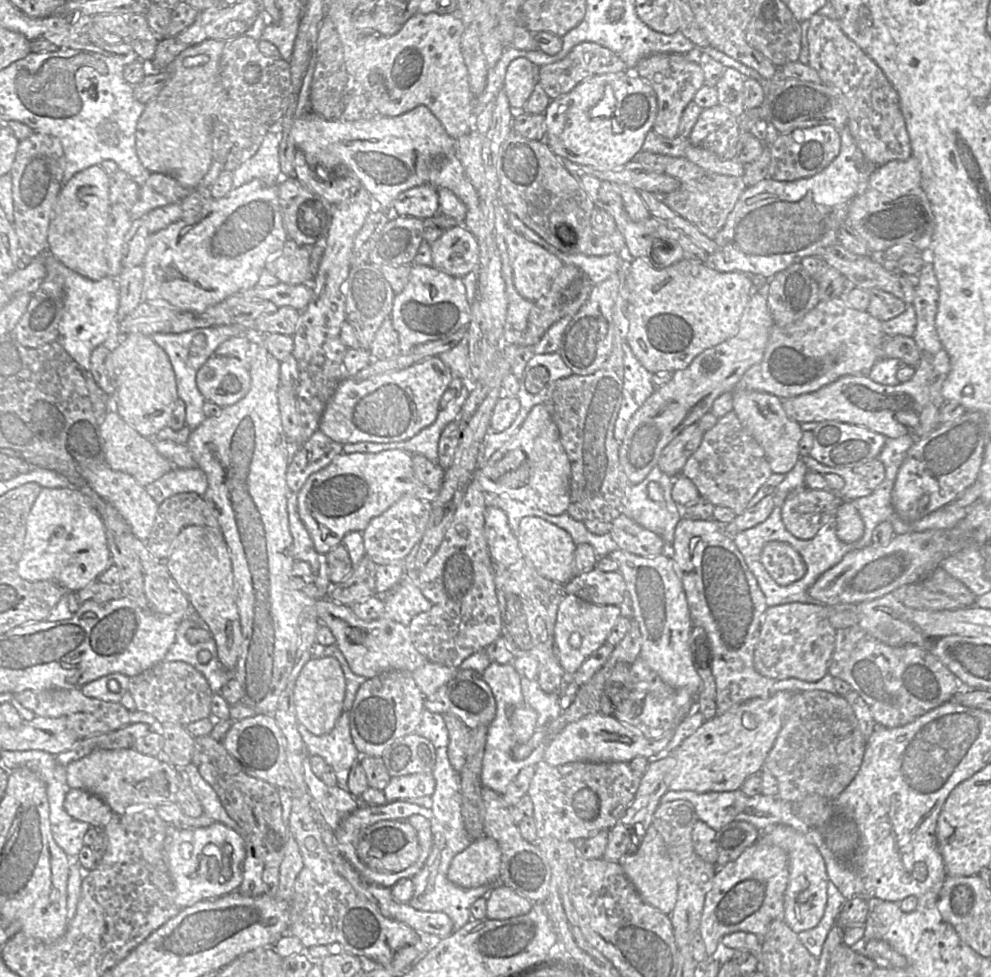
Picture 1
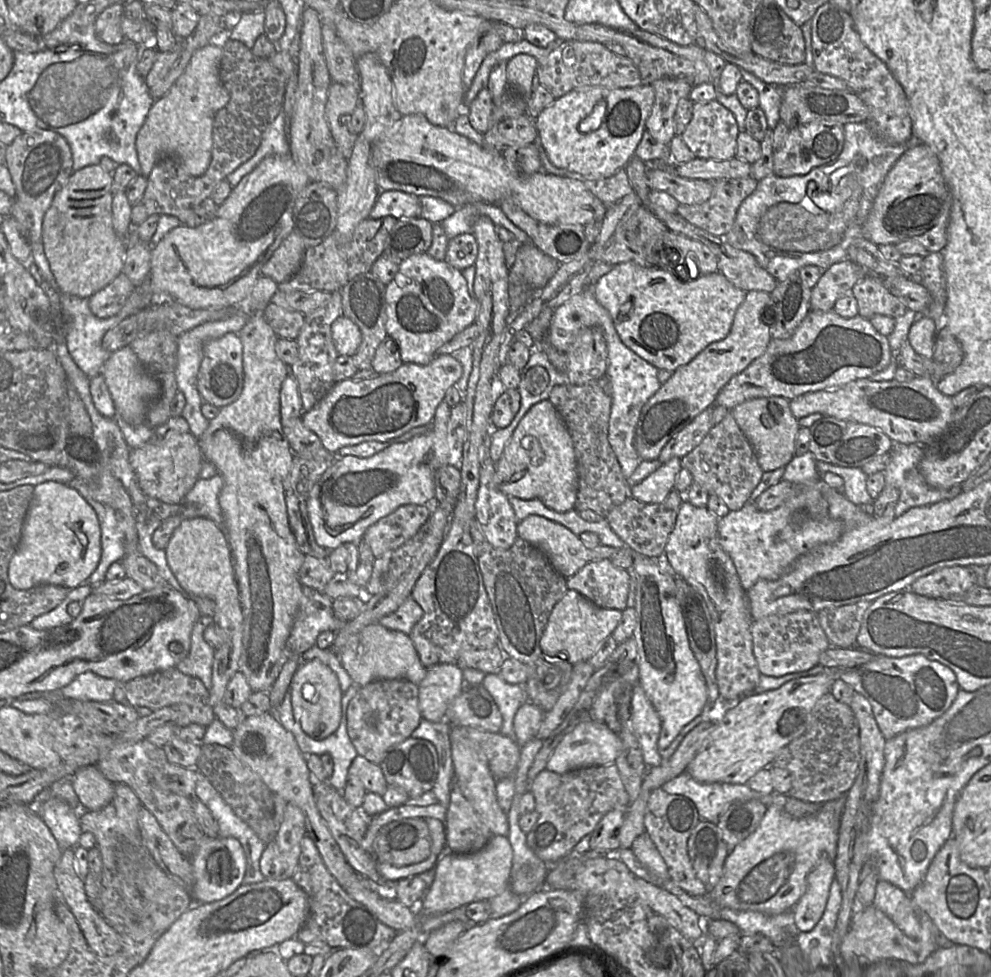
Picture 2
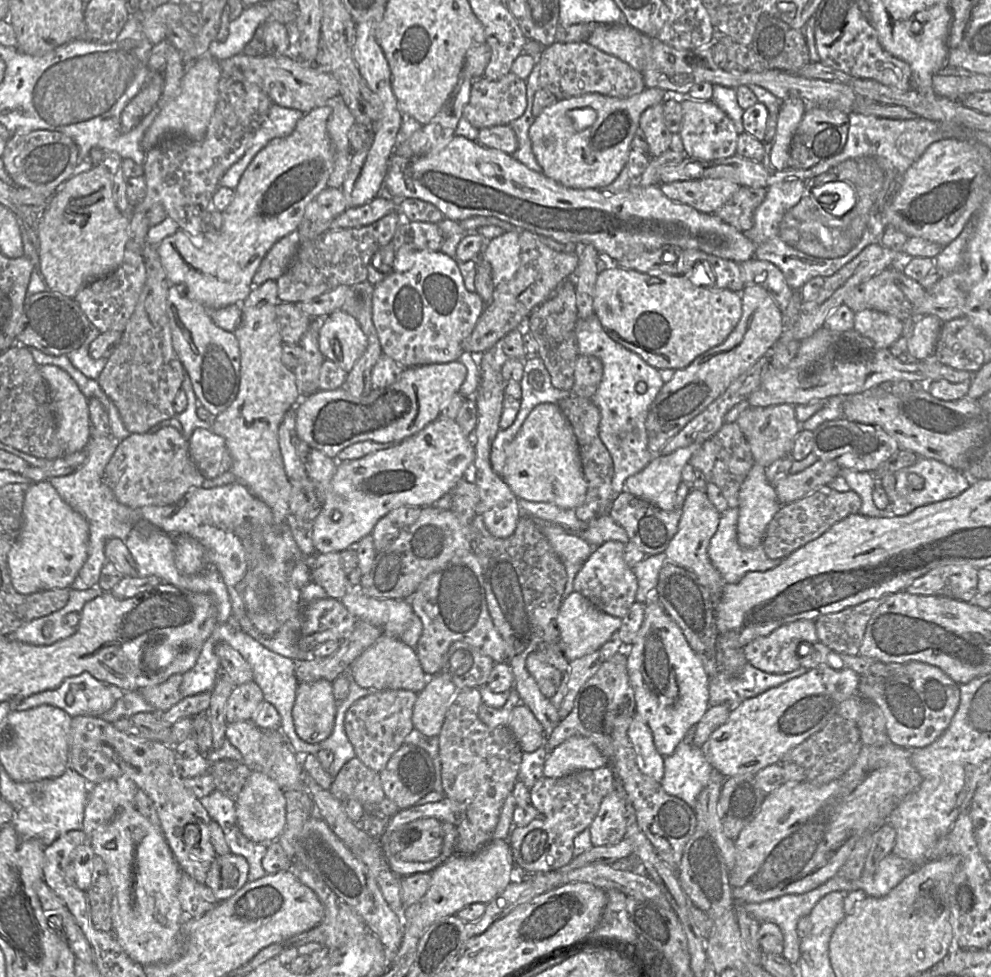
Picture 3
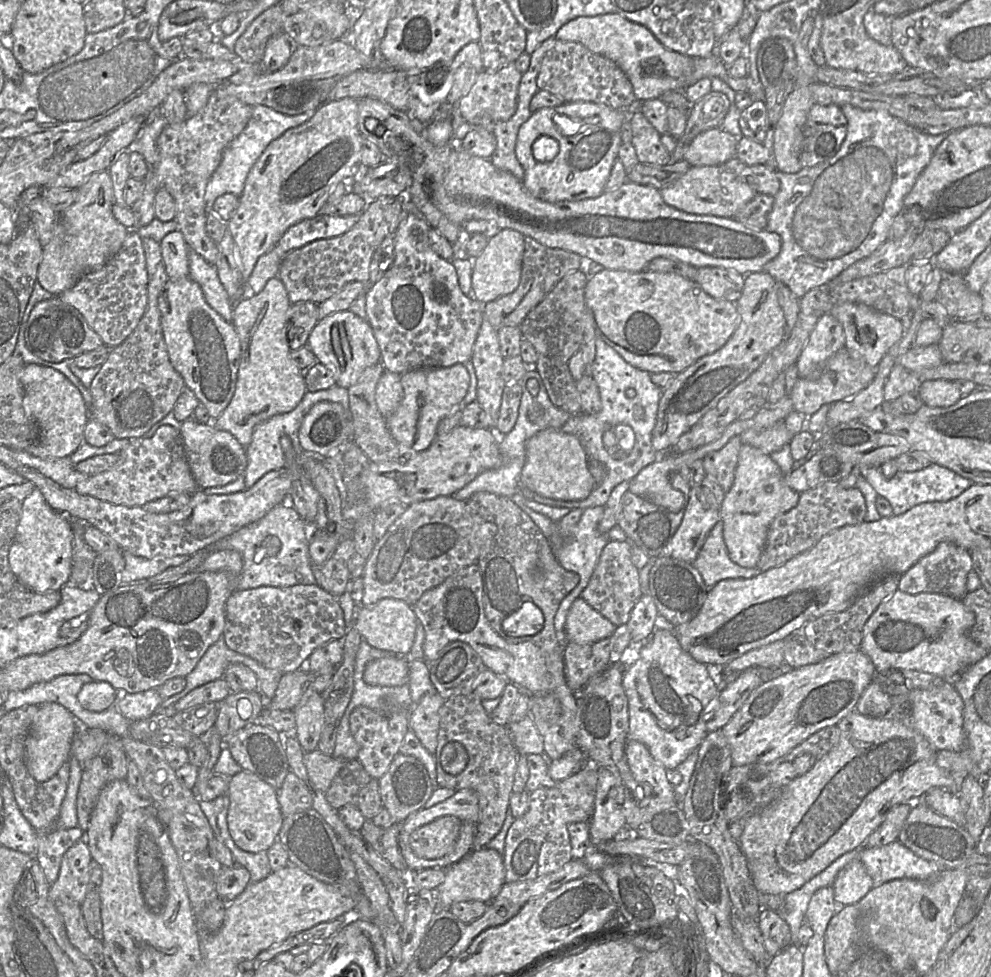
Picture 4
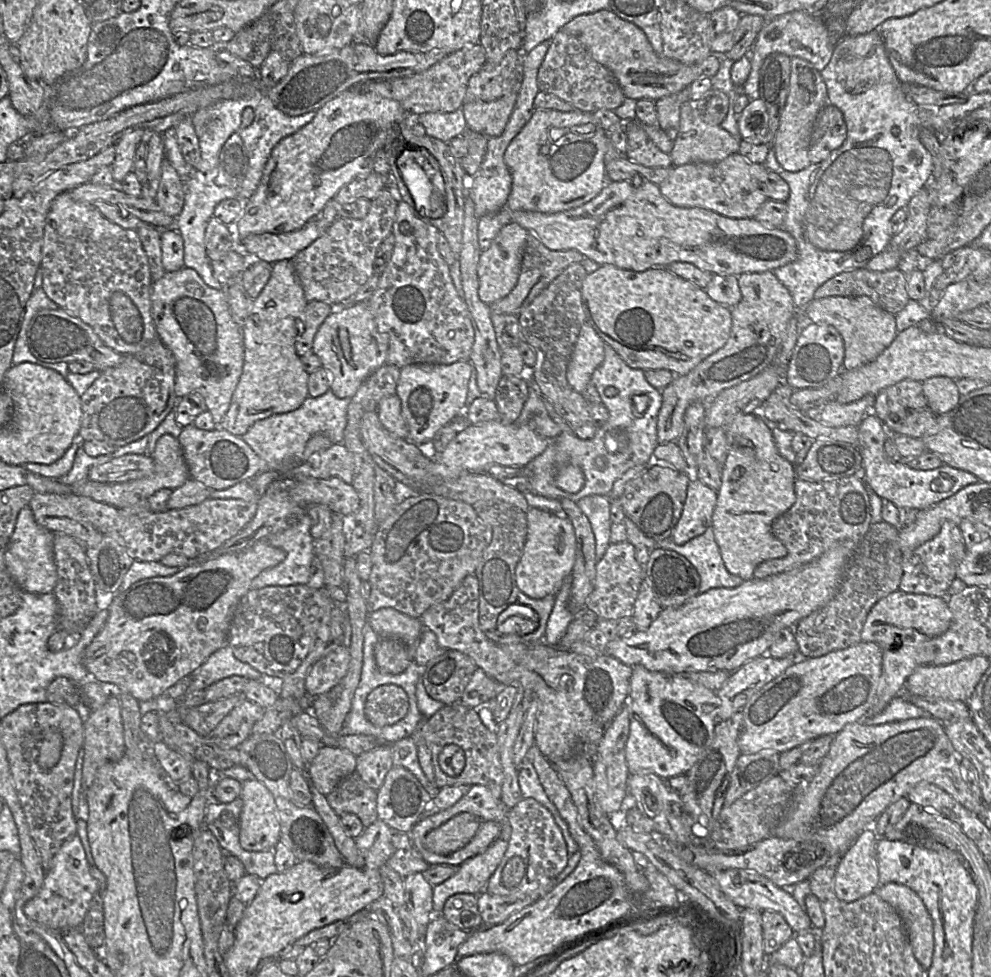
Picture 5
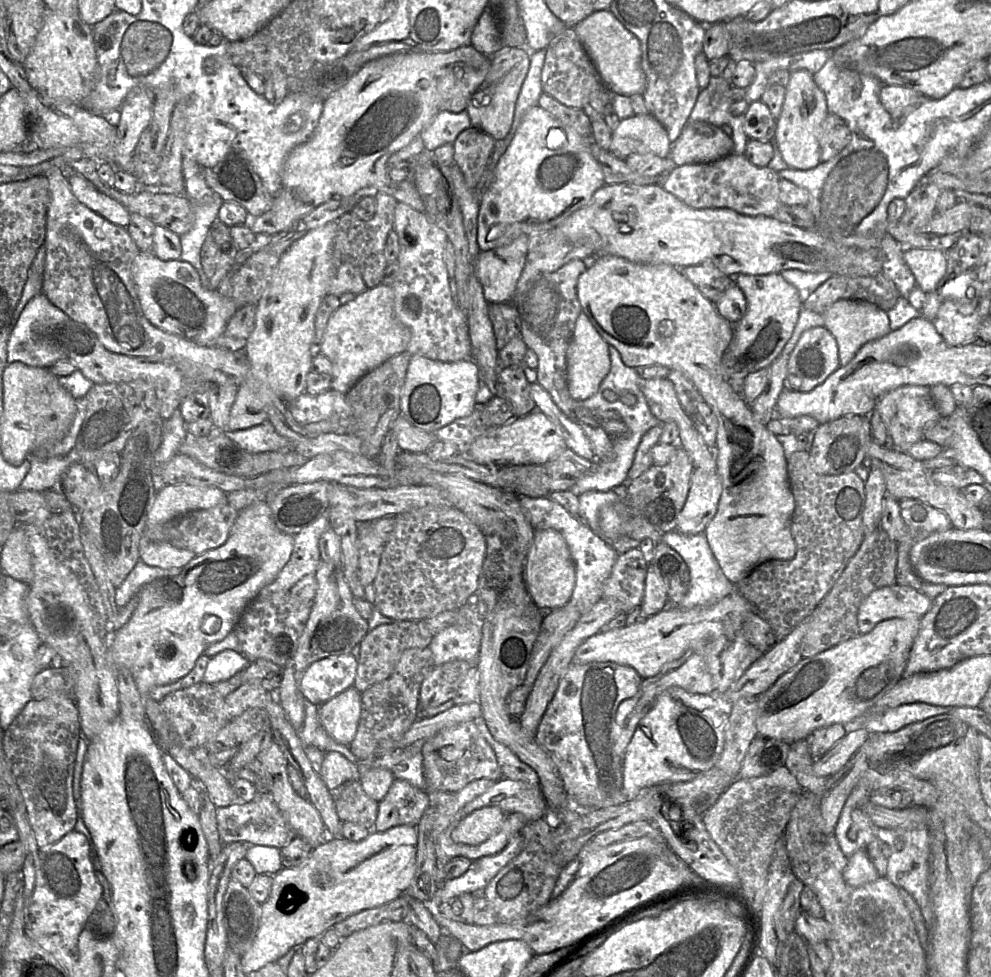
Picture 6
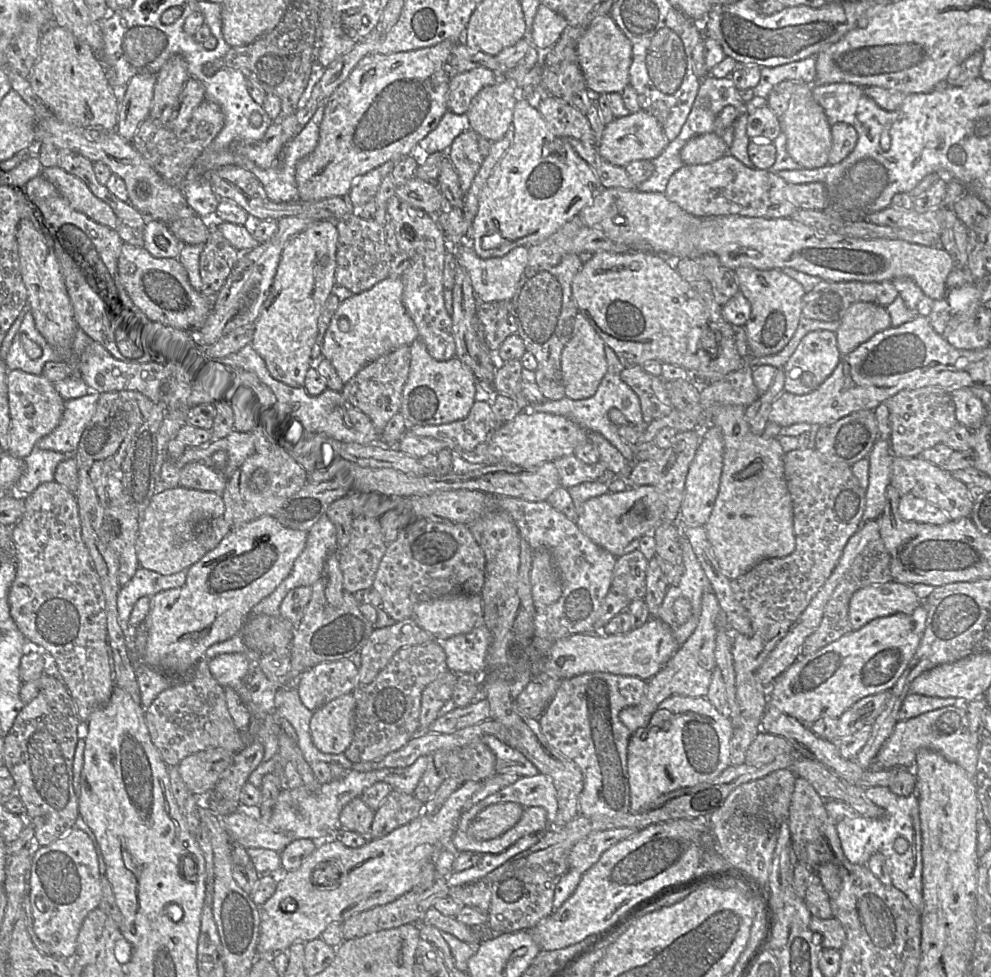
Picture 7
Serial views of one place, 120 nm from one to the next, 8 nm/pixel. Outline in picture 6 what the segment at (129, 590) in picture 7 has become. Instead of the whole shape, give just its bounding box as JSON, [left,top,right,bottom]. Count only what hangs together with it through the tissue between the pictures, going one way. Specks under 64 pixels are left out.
[116,561,181,606]

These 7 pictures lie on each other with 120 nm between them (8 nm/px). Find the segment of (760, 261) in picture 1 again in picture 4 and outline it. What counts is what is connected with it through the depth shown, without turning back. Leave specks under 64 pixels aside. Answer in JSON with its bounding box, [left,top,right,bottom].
[763,104,948,299]

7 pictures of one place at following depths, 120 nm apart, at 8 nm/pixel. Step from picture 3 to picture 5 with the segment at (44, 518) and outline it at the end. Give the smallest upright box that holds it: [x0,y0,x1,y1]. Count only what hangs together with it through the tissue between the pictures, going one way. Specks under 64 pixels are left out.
[5,506,57,593]

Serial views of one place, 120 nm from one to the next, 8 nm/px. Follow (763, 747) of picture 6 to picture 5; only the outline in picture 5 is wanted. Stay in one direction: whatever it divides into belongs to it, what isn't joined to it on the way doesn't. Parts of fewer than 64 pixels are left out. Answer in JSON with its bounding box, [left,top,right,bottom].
[724,749,781,806]

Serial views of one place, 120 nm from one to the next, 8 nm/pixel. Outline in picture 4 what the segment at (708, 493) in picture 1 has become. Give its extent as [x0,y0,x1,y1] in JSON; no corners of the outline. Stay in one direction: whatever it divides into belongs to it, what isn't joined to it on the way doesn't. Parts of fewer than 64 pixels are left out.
[702,436,742,493]

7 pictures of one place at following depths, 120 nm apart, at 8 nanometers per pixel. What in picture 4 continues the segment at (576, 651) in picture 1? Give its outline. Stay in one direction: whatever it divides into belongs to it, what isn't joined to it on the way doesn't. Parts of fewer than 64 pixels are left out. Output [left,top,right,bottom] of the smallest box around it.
[565,597,616,644]

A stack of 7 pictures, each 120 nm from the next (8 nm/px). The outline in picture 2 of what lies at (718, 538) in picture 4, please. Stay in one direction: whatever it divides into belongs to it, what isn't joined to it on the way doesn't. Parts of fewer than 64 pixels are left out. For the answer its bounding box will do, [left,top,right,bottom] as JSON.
[718,502,845,591]

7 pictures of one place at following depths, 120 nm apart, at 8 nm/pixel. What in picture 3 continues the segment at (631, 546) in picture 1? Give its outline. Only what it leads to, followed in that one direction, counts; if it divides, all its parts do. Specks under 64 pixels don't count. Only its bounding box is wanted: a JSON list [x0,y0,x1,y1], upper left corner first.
[609,481,690,556]

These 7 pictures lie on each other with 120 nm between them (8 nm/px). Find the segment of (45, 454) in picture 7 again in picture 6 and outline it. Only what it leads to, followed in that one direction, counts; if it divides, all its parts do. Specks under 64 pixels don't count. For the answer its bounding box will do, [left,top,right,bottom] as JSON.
[18,448,78,491]

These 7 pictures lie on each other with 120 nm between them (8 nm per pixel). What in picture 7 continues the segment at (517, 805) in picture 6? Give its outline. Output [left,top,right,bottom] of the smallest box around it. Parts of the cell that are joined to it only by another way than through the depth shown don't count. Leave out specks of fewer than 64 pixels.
[490,774,558,829]

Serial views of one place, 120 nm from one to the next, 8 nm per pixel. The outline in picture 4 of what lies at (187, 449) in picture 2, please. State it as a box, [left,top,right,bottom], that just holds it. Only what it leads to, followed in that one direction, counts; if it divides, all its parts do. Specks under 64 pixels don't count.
[74,425,199,507]

